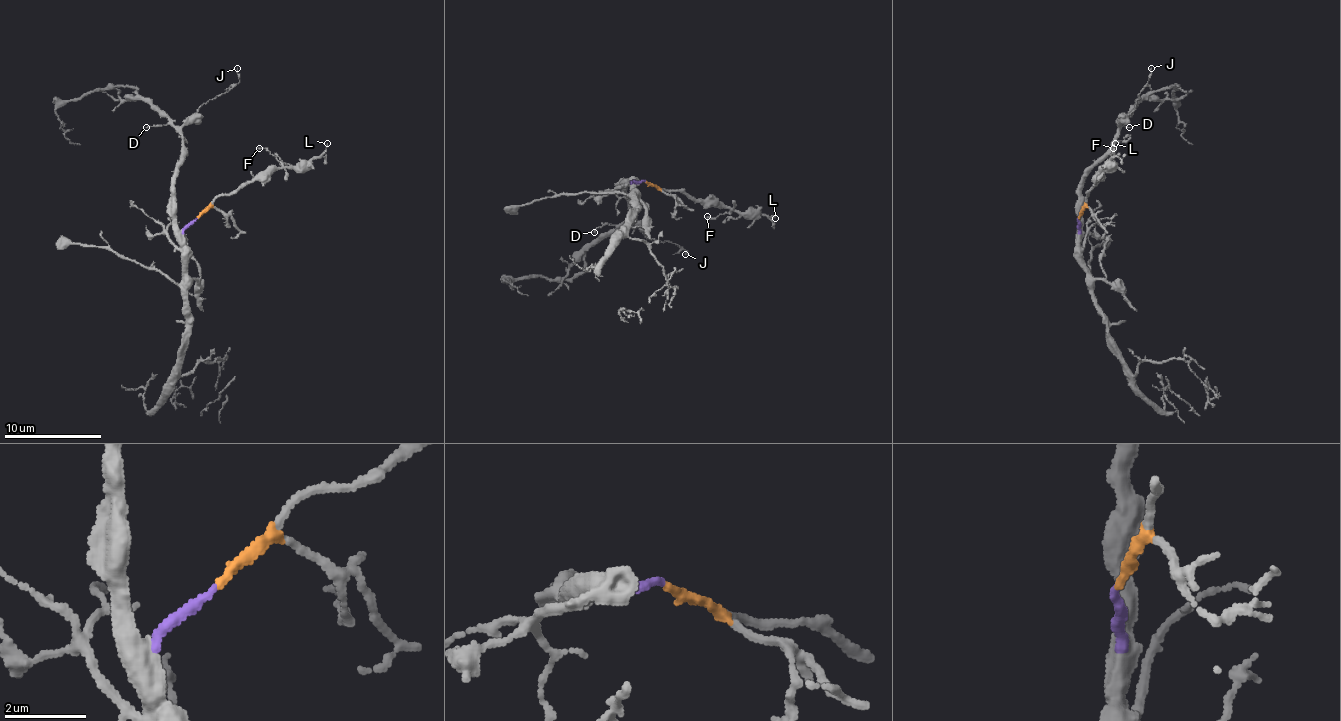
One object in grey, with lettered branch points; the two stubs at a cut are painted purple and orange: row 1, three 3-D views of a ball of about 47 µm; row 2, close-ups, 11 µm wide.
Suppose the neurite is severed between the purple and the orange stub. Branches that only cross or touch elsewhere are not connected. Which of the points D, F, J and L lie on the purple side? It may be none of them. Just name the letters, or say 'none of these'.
D, J

